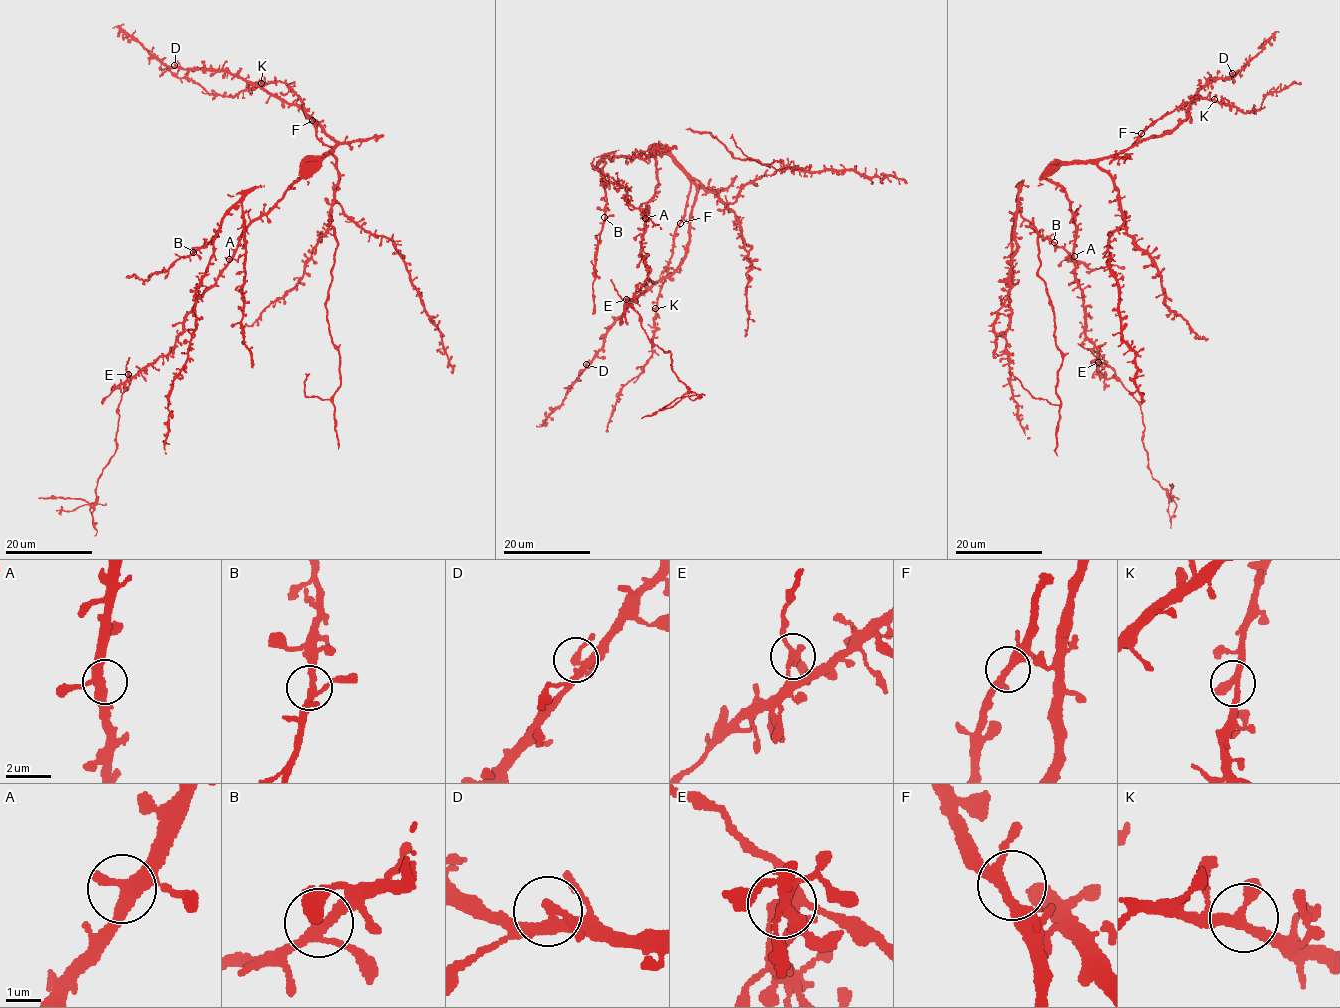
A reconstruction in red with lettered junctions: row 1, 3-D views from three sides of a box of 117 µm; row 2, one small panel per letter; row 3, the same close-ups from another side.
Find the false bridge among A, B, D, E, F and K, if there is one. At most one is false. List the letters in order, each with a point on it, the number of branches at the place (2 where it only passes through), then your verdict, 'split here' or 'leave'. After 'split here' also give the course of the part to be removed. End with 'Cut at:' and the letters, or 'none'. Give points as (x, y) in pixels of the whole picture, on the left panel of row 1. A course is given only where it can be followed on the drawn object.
A: at (229, 259); 3 branches meet; leave
B: at (193, 252); 3 branches meet; leave
D: at (174, 65); 3 branches meet; leave
E: at (128, 374); 3 branches meet; split here; foreign part runs (128, 374), (130, 380), (118, 407), (117, 450), (97, 483), (96, 501), (90, 505), (83, 499), (38, 498)
F: at (312, 120); 3 branches meet; leave
K: at (261, 83); 3 branches meet; leave
Cut at: E

